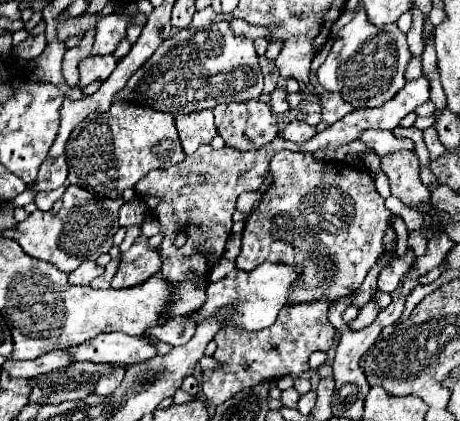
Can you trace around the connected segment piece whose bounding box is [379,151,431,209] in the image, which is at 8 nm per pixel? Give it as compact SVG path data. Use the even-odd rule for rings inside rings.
M397 151L379 159L381 169L391 183L391 195L413 209L431 199L429 189L419 179L419 159L413 151Z

